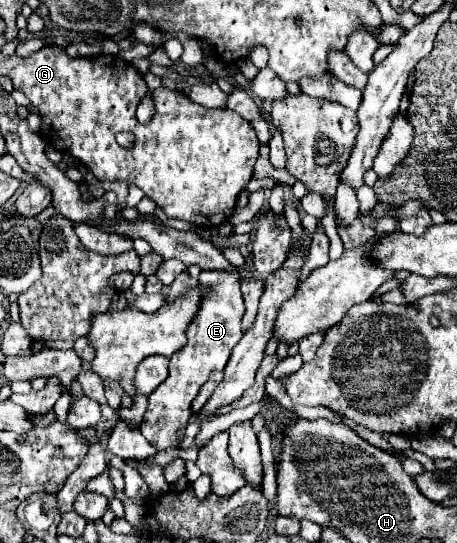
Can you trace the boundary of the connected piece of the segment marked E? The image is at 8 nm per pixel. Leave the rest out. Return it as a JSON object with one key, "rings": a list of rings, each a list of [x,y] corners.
{"rings":[[[200,272],[198,284],[200,288],[208,288],[208,292],[204,294],[204,300],[200,300],[200,308],[192,318],[192,324],[188,324],[188,342],[170,356],[170,374],[150,394],[148,412],[140,424],[140,432],[158,452],[178,446],[178,432],[188,426],[192,416],[192,400],[214,370],[224,370],[232,348],[242,338],[240,318],[244,314],[244,302],[238,278],[228,272]]]}

